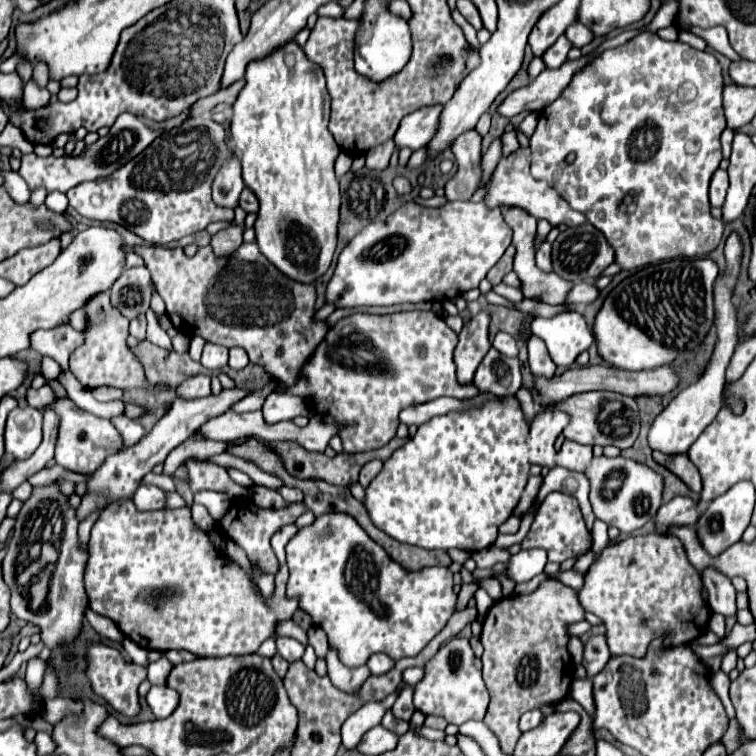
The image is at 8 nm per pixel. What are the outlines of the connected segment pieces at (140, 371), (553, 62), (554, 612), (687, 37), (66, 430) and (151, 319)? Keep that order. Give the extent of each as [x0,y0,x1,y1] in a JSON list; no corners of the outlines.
[[70,292,152,388],[542,36,572,68],[482,580,586,754],[678,31,708,51],[40,400,122,474],[146,310,172,350]]

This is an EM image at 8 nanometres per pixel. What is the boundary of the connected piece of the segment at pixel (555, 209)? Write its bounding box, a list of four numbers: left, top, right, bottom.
[486,147,586,226]

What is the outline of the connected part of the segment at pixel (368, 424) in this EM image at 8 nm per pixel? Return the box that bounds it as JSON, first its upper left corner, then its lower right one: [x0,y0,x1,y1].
[272,310,478,454]

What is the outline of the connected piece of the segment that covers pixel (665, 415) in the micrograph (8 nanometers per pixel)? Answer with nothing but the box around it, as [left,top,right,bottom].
[648,232,742,454]

